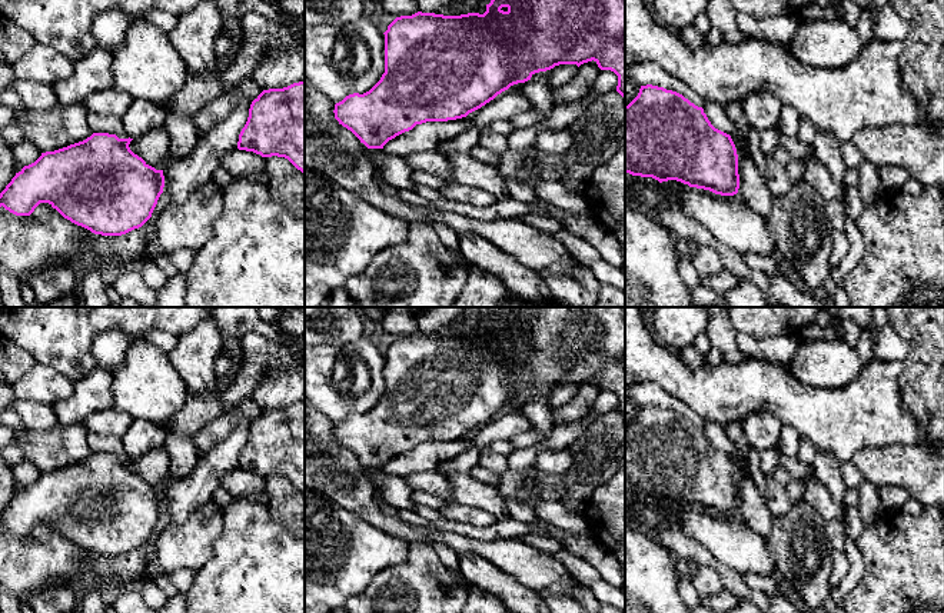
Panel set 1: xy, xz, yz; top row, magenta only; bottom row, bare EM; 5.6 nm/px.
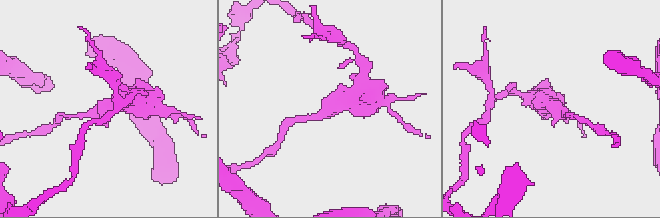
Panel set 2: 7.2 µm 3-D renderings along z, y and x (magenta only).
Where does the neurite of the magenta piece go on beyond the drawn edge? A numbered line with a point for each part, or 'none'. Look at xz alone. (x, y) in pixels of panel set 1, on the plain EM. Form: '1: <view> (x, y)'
none

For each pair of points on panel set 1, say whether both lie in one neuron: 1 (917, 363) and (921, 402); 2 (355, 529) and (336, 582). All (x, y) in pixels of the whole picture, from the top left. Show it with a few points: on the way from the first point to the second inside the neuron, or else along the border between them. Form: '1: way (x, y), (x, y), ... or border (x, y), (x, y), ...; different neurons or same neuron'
1: way (921, 373), (921, 392); same neuron
2: way (342, 542), (336, 547), (336, 569); same neuron

